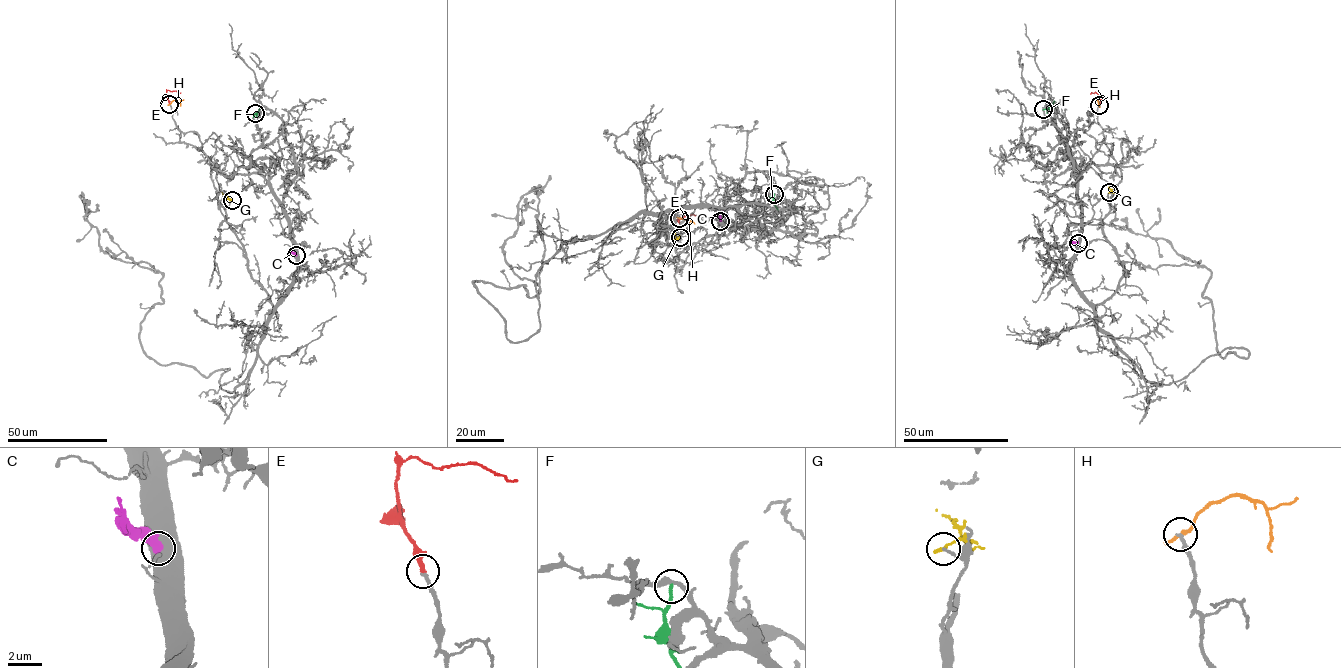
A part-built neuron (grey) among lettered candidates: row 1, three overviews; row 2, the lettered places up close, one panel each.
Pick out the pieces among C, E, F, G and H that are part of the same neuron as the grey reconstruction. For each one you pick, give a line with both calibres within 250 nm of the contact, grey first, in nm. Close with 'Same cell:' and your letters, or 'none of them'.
E: 180 nm thick on the grey side, 280 nm on the other
Same cell: E

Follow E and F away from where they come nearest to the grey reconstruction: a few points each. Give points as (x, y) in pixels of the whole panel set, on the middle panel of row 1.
E: (678, 218), (698, 216)
F: (774, 194), (778, 209)

